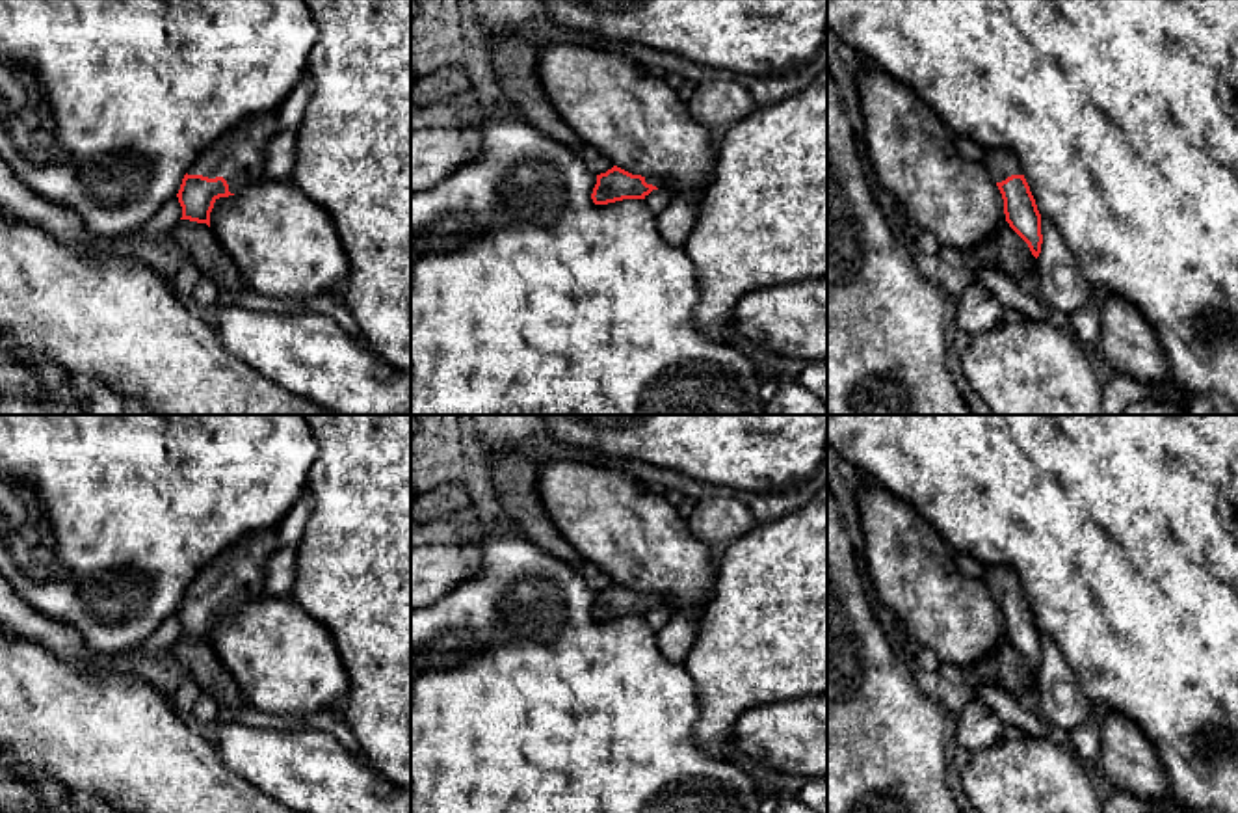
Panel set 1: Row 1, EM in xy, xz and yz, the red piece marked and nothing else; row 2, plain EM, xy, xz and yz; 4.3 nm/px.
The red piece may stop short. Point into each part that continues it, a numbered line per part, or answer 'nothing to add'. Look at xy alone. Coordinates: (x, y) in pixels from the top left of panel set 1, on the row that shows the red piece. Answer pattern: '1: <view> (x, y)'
1: xy (238, 159)

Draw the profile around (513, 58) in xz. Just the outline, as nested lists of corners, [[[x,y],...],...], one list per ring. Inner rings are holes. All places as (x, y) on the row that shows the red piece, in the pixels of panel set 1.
[[[513,32],[485,35],[485,41],[496,82],[520,110],[522,119],[580,154],[586,143],[552,106],[539,80],[539,48]]]

